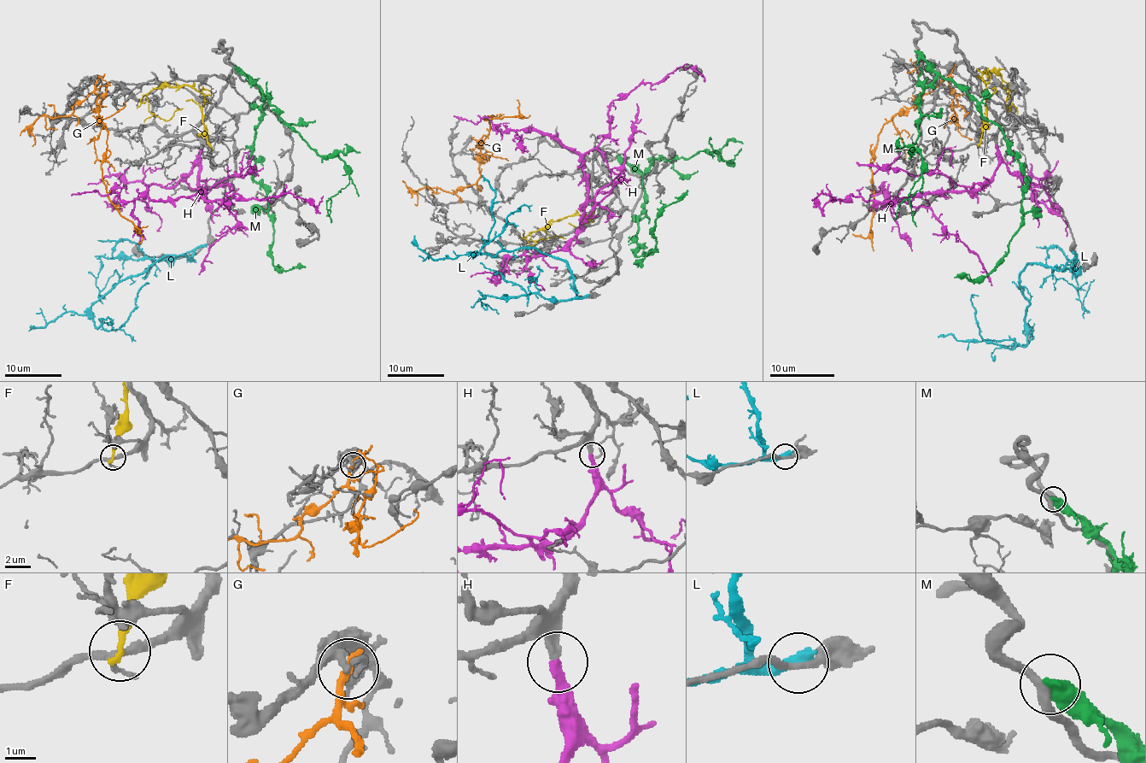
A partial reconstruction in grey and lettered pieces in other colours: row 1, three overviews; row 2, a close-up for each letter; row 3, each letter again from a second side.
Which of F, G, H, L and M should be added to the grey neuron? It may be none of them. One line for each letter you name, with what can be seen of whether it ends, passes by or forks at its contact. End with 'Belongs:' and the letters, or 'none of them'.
H: It ends there
Belongs: H

